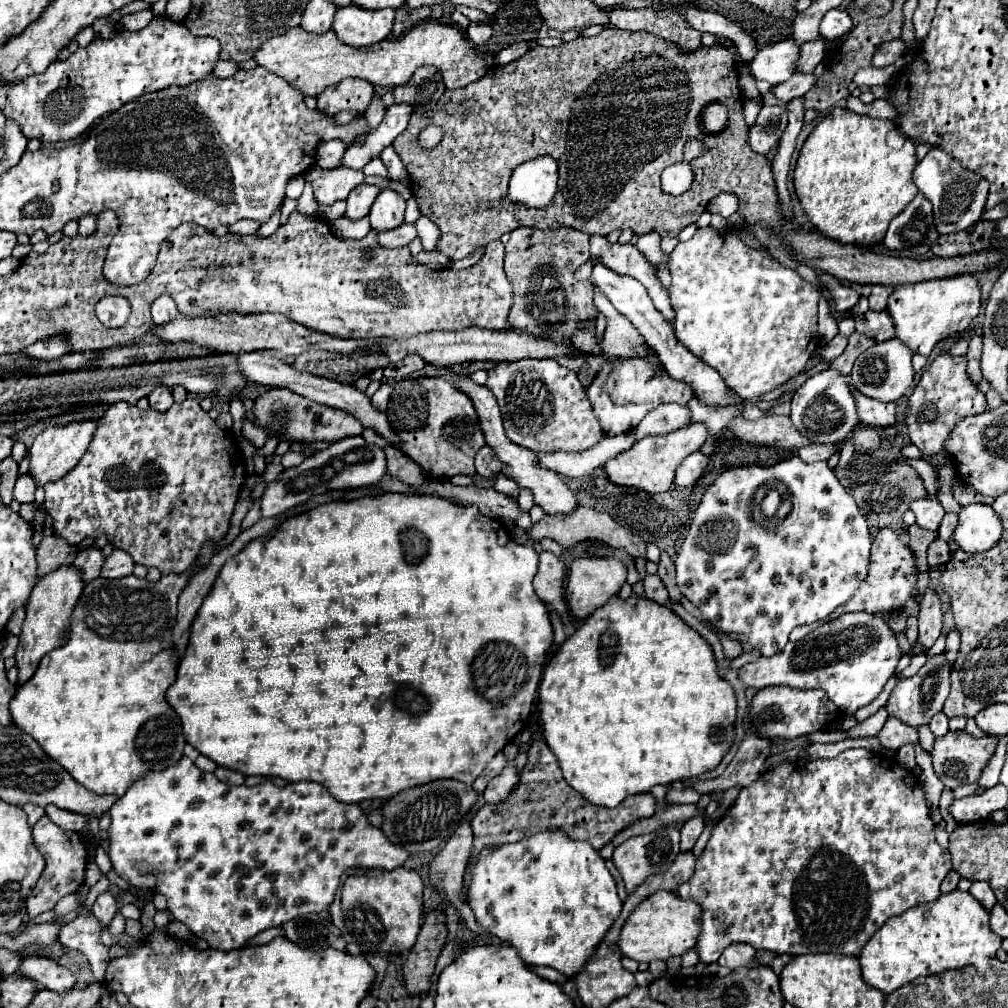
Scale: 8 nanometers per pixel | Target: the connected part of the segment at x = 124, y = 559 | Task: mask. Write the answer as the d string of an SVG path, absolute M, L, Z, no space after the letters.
M113 550L111 556L107 556L107 560L101 568L101 578L117 580L117 578L123 578L123 576L129 576L133 572L133 568L135 568L135 564L133 564L131 556L127 556L127 552Z

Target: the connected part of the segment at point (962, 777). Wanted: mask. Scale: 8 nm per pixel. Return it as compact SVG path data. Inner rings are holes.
M949 732L947 736L935 740L933 748L933 768L937 778L947 786L947 788L957 788L963 784L973 784L979 780L983 768L995 754L995 748L999 744L999 738L995 736L983 736L983 738L973 738L967 732Z

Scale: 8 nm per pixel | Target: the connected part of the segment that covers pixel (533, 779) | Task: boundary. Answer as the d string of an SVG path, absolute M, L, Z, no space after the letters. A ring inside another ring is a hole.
M535 740L529 748L529 764L521 770L521 782L511 792L511 798L503 804L485 804L477 810L471 820L475 834L471 860L479 856L483 848L495 848L509 842L519 842L541 830L563 830L571 840L587 840L595 850L601 850L611 838L633 824L635 820L649 818L655 814L655 798L651 794L629 796L615 810L589 804L579 792L575 792L563 778L559 762L547 742Z

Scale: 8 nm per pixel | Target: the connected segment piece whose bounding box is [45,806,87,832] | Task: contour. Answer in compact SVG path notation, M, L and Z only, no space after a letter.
M47 806L45 808L45 814L57 824L61 826L63 830L75 830L75 832L81 832L85 826L87 826L87 820L83 820L81 816L75 816L71 812L63 812L61 808L53 808L53 806Z

